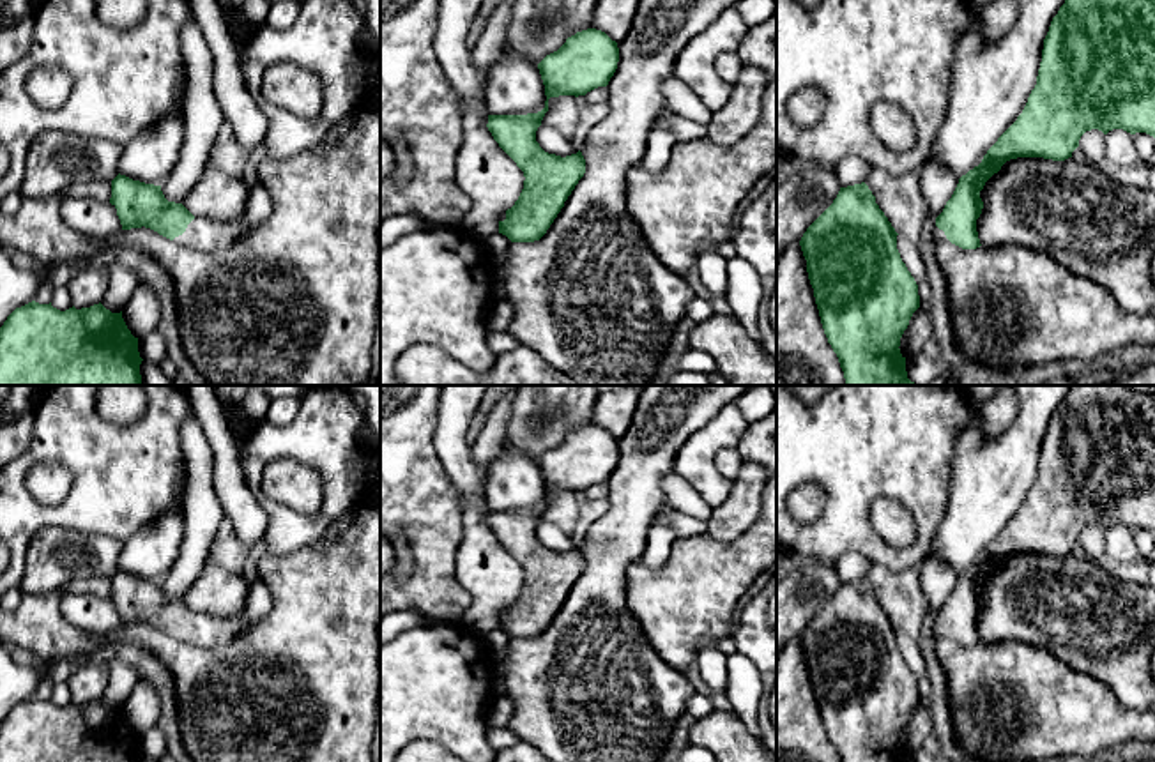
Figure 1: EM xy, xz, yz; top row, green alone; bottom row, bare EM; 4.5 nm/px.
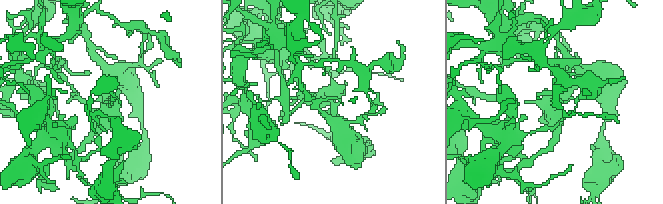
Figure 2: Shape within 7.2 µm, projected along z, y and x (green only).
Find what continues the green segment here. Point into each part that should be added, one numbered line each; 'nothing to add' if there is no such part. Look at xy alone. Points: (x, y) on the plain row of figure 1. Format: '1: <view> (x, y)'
1: xy (200, 632)

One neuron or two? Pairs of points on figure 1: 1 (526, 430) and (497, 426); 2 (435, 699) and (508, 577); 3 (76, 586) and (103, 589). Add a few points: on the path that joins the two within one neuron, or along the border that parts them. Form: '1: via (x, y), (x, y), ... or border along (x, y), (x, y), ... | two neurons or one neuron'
1: border along (513, 403), (503, 446) | two neurons
2: border along (460, 621), (483, 637) | two neurons
3: via (84, 586), (96, 586) | one neuron

